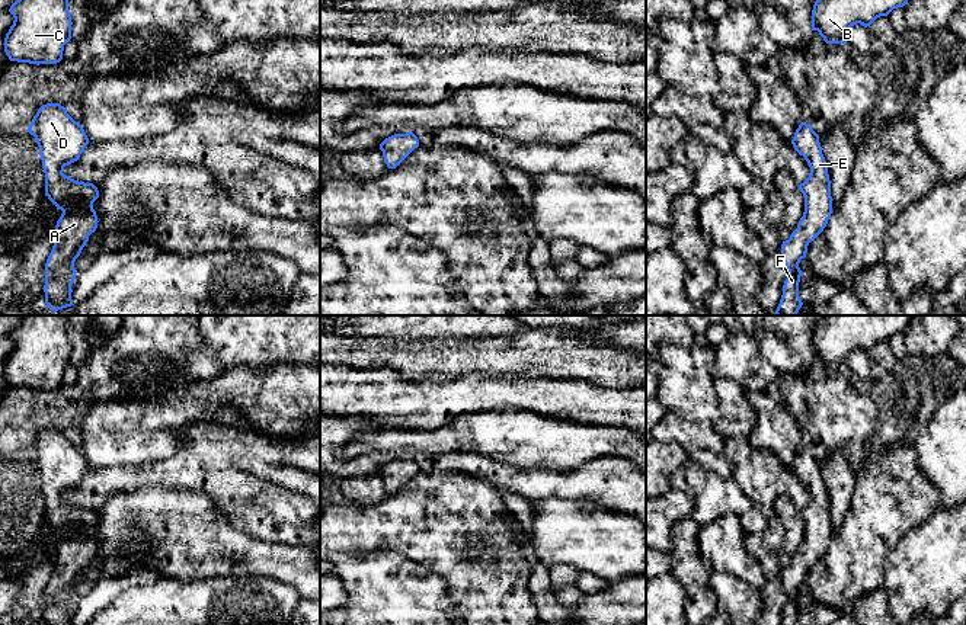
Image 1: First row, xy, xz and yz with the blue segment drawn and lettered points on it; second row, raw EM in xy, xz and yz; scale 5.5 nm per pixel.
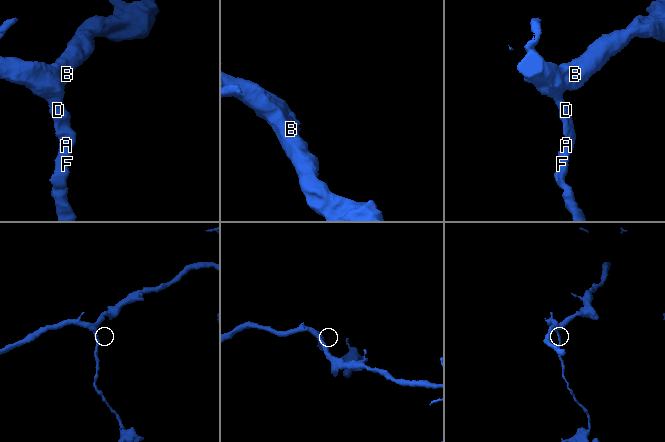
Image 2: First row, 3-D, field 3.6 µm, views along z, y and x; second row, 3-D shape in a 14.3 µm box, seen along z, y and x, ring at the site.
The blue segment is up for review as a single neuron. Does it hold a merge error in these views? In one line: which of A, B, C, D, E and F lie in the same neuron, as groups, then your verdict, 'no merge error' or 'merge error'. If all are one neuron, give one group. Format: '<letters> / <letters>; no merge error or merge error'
A B C D E F; no merge error

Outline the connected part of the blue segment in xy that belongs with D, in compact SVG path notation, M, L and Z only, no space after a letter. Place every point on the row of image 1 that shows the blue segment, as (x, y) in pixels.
M60 103L42 105L26 129L35 137L45 173L45 196L61 209L54 246L45 263L45 304L51 311L74 305L71 283L74 262L97 228L93 202L99 190L93 183L65 176L64 167L77 161L89 144L83 126Z

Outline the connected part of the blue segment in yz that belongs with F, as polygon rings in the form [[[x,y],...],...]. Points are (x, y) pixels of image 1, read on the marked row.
[[[802,122],[794,132],[791,144],[807,161],[810,174],[799,185],[805,196],[803,217],[790,238],[781,244],[781,259],[789,270],[789,276],[784,281],[775,315],[796,315],[802,308],[799,282],[803,272],[799,263],[806,257],[809,243],[823,231],[832,214],[831,180],[819,135],[810,125]]]

